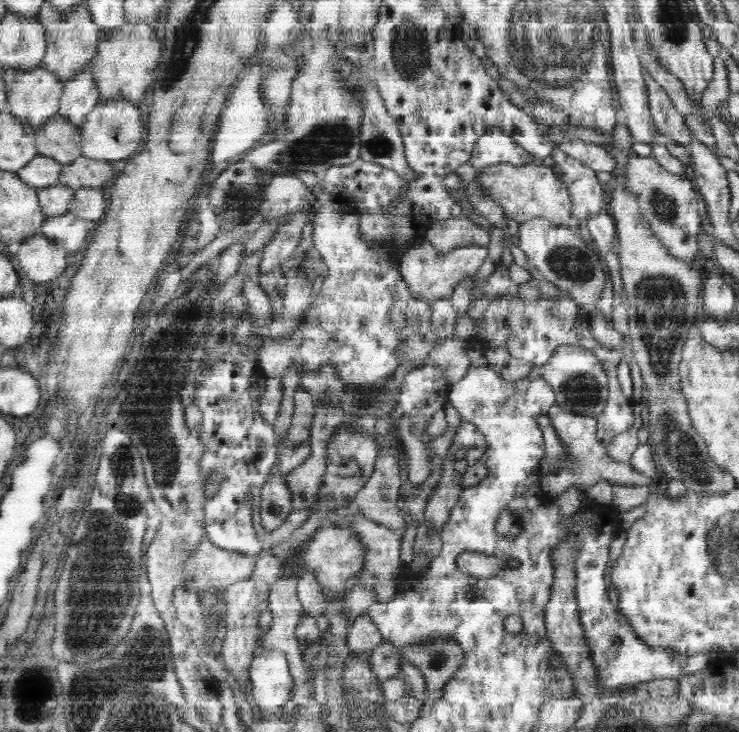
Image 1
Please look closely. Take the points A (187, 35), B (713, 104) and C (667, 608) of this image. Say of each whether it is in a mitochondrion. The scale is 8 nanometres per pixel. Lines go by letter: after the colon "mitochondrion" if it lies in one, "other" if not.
A: mitochondrion
B: other
C: other

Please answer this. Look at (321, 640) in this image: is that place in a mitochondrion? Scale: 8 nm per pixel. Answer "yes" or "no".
no

